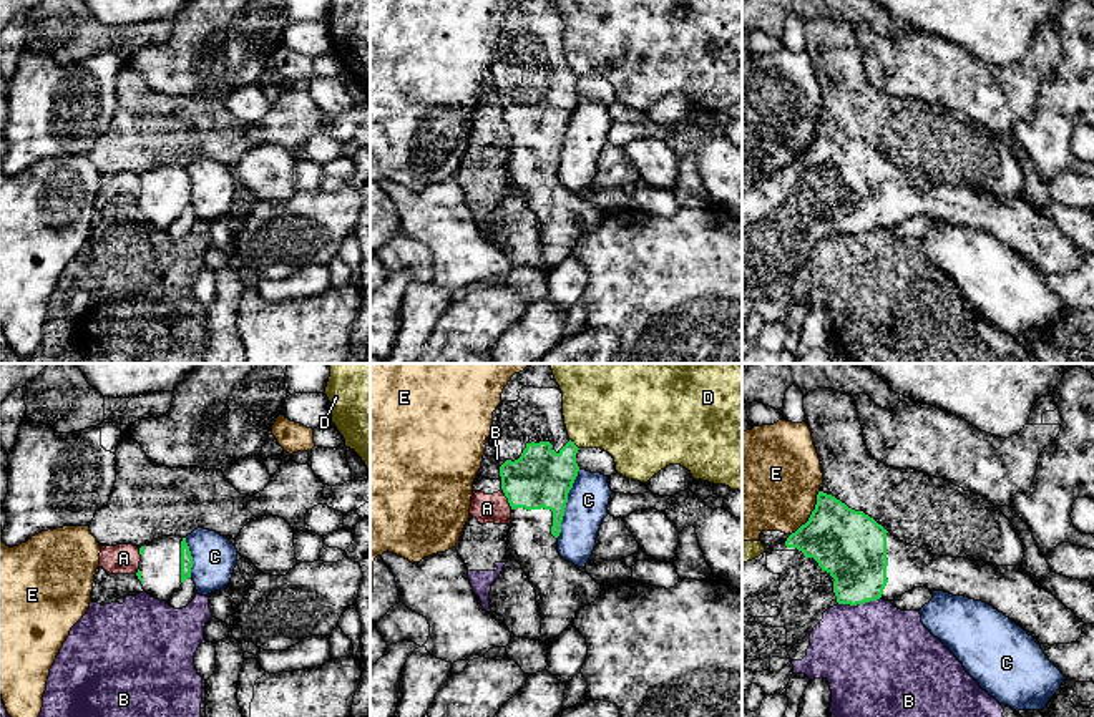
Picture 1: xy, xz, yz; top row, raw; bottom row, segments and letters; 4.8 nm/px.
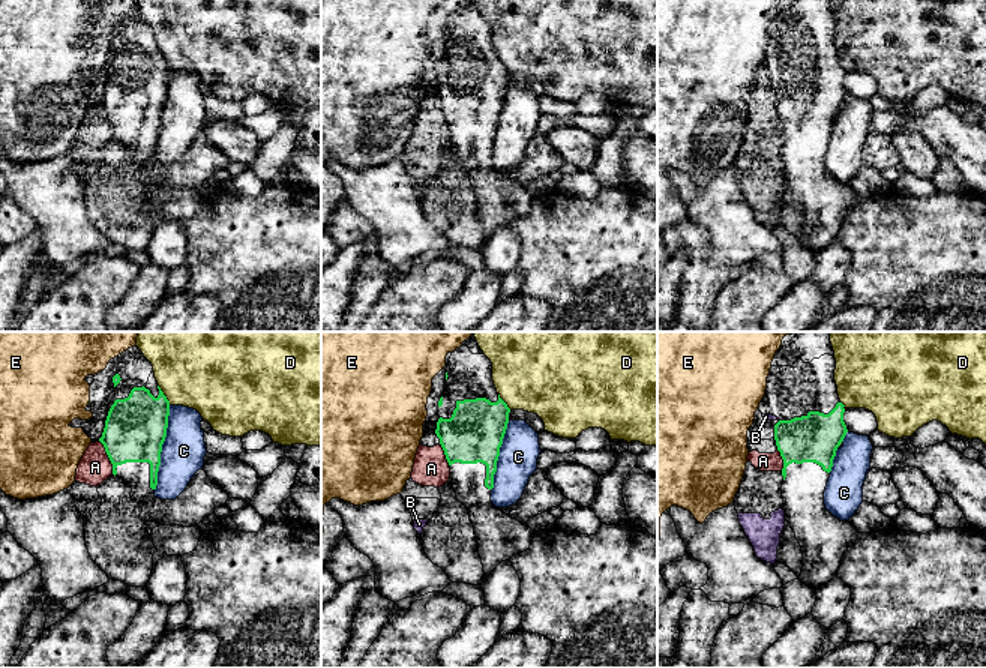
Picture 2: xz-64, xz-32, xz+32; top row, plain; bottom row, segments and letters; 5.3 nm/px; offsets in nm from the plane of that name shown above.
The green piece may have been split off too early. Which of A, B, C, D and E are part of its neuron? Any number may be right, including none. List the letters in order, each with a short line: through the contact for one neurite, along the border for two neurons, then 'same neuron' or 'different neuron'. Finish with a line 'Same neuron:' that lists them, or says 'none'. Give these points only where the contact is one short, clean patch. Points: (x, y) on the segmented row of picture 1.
A: line xz (502, 488), (512, 508); different neuron
B: line yz (879, 598), (869, 603), (839, 604); different neuron
C: different neuron
D: line xz (570, 438), (578, 448); different neuron
E: line yz (819, 490), (810, 517), (791, 535); different neuron
Same neuron: none

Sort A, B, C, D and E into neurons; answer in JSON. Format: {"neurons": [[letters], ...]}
{"neurons": [["A", "B"], ["C"], ["D"], ["E"]]}

